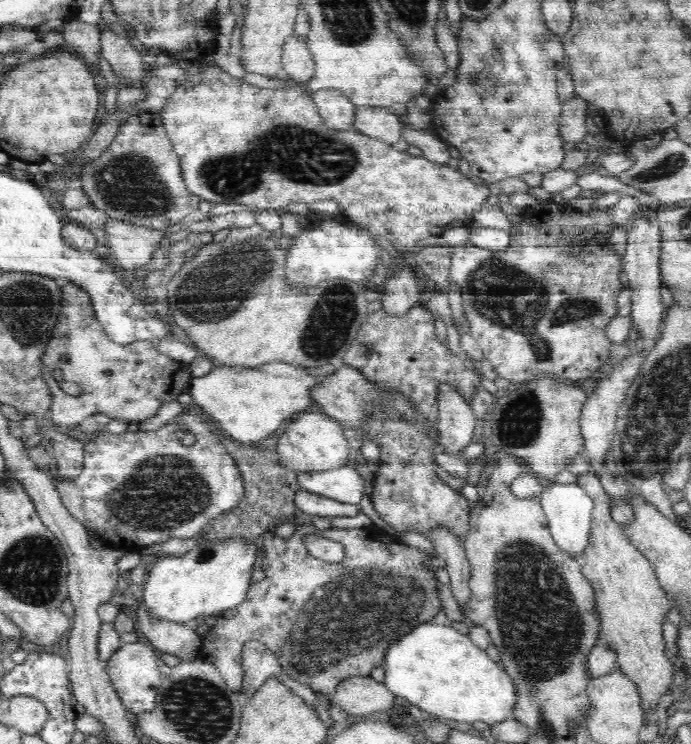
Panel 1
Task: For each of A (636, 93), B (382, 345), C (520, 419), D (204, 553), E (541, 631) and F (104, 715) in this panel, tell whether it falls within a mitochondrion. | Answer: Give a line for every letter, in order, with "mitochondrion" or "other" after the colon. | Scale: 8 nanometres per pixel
A: other
B: other
C: mitochondrion
D: mitochondrion
E: mitochondrion
F: other

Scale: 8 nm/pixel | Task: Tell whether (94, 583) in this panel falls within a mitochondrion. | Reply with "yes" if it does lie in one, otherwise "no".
no

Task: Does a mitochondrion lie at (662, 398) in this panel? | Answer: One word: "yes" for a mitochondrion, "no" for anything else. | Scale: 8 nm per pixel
yes

